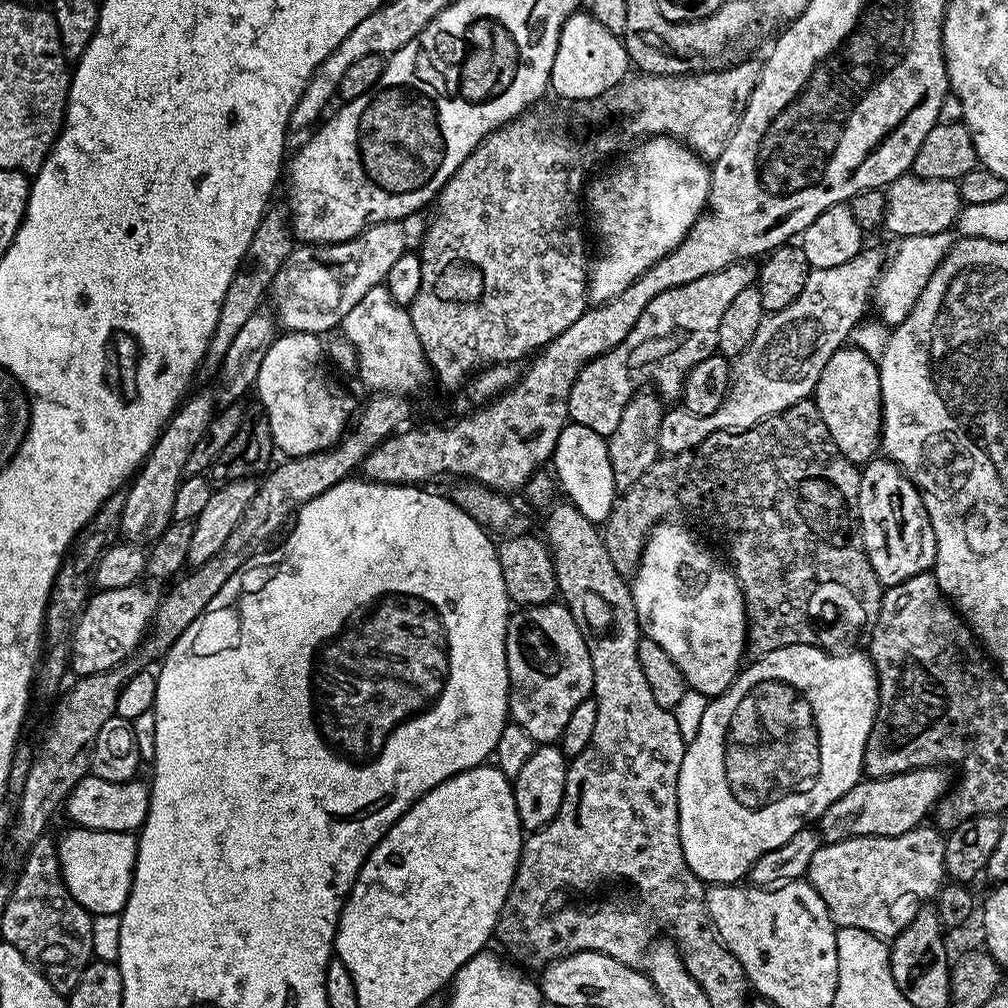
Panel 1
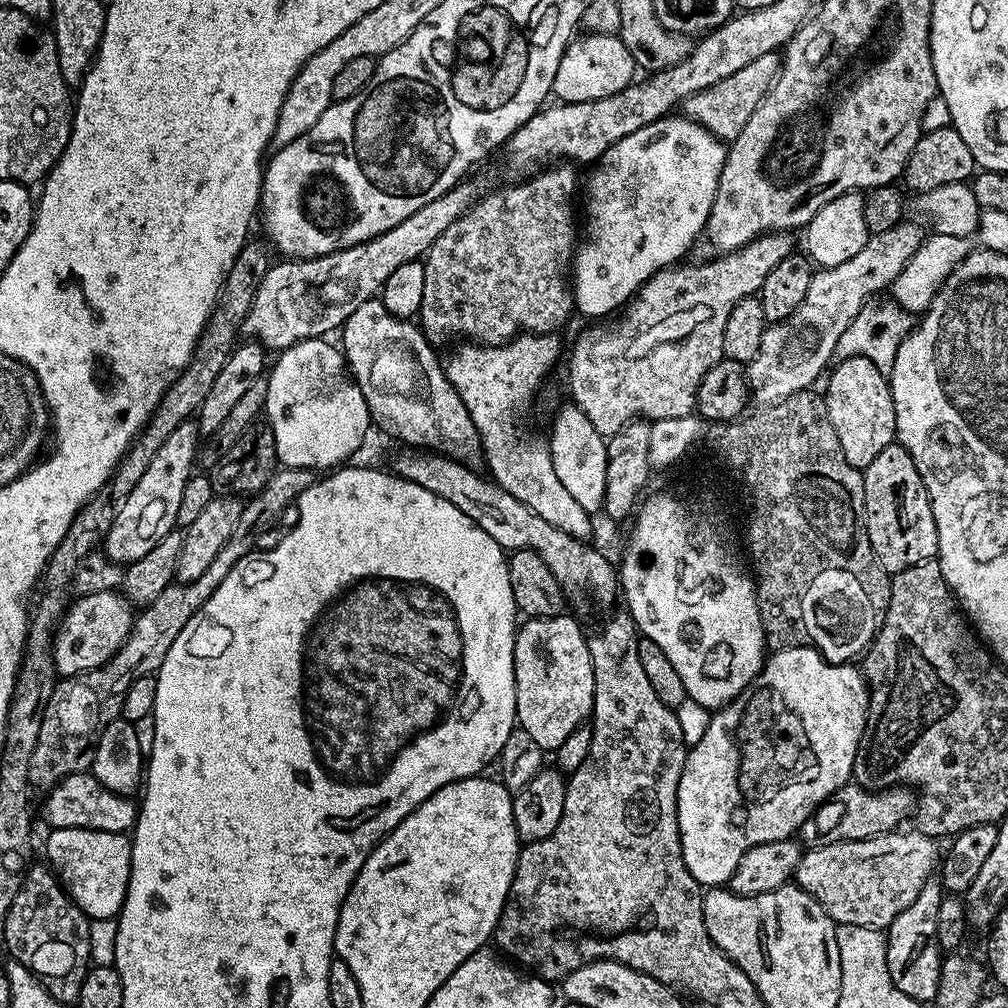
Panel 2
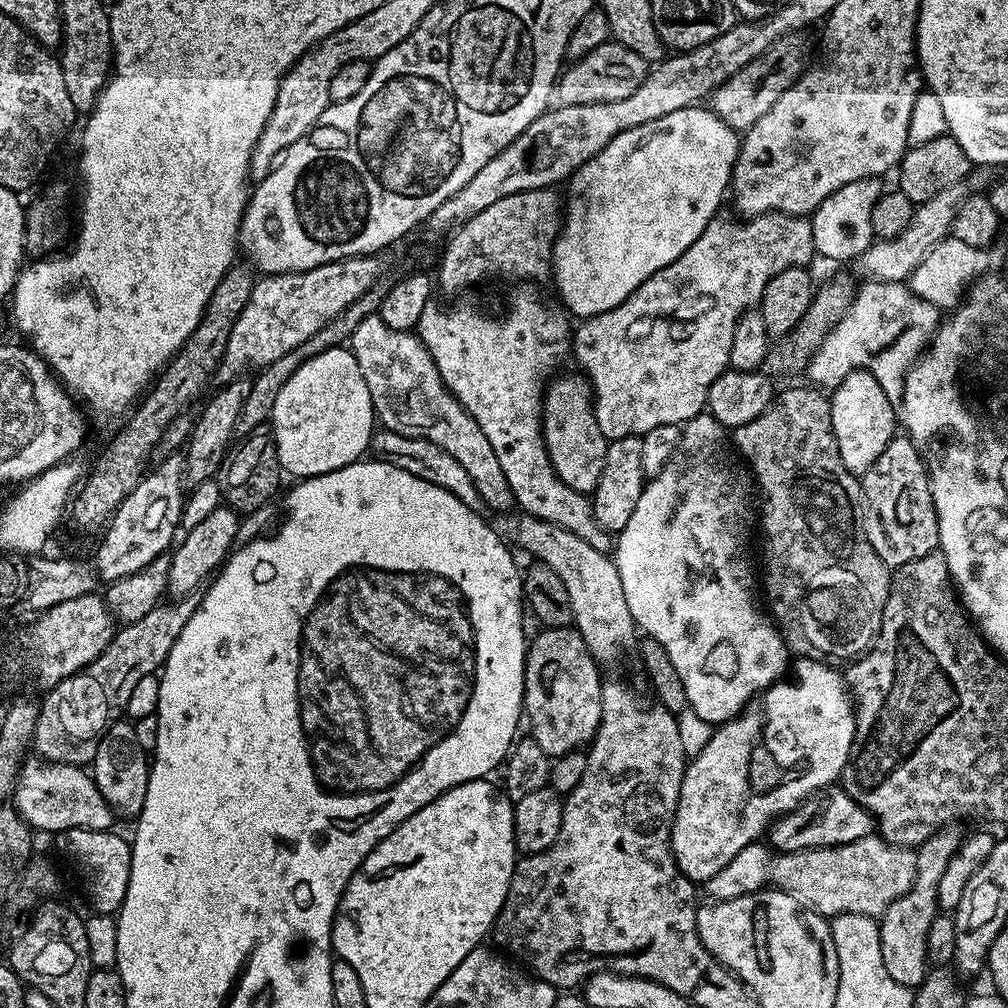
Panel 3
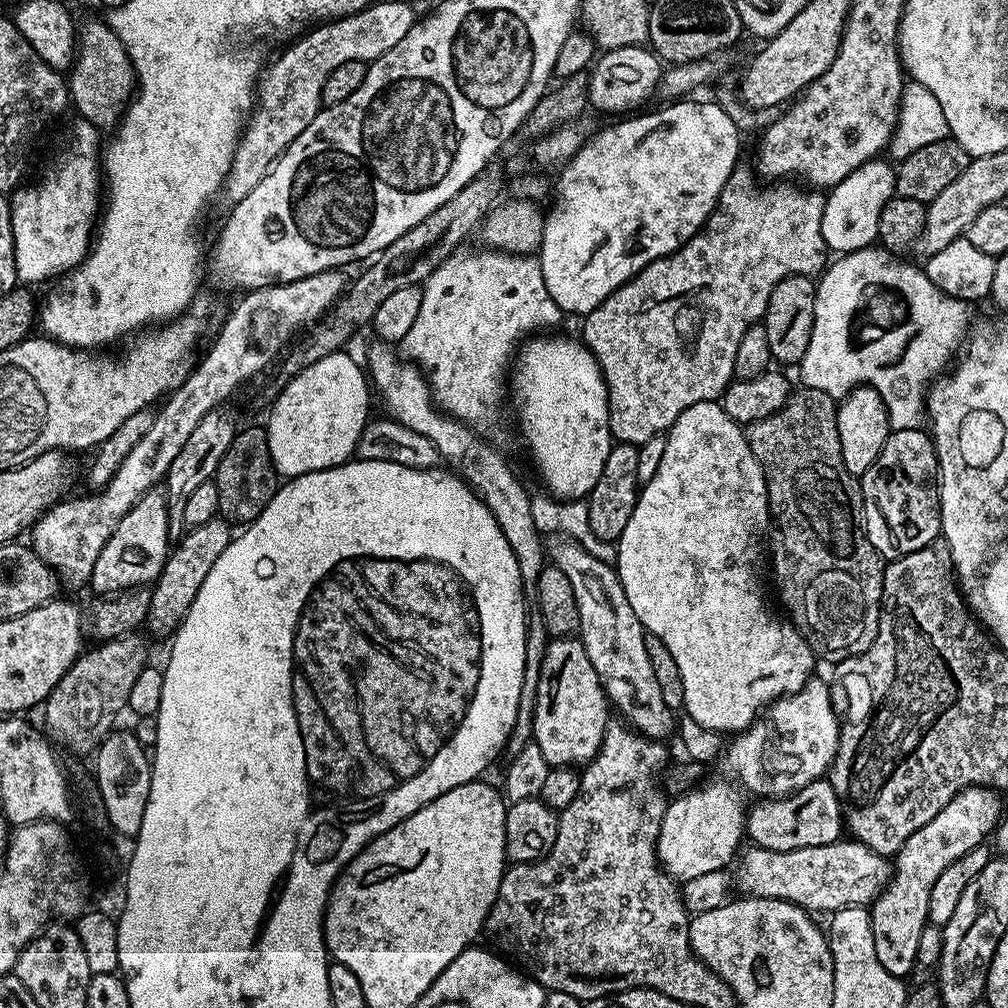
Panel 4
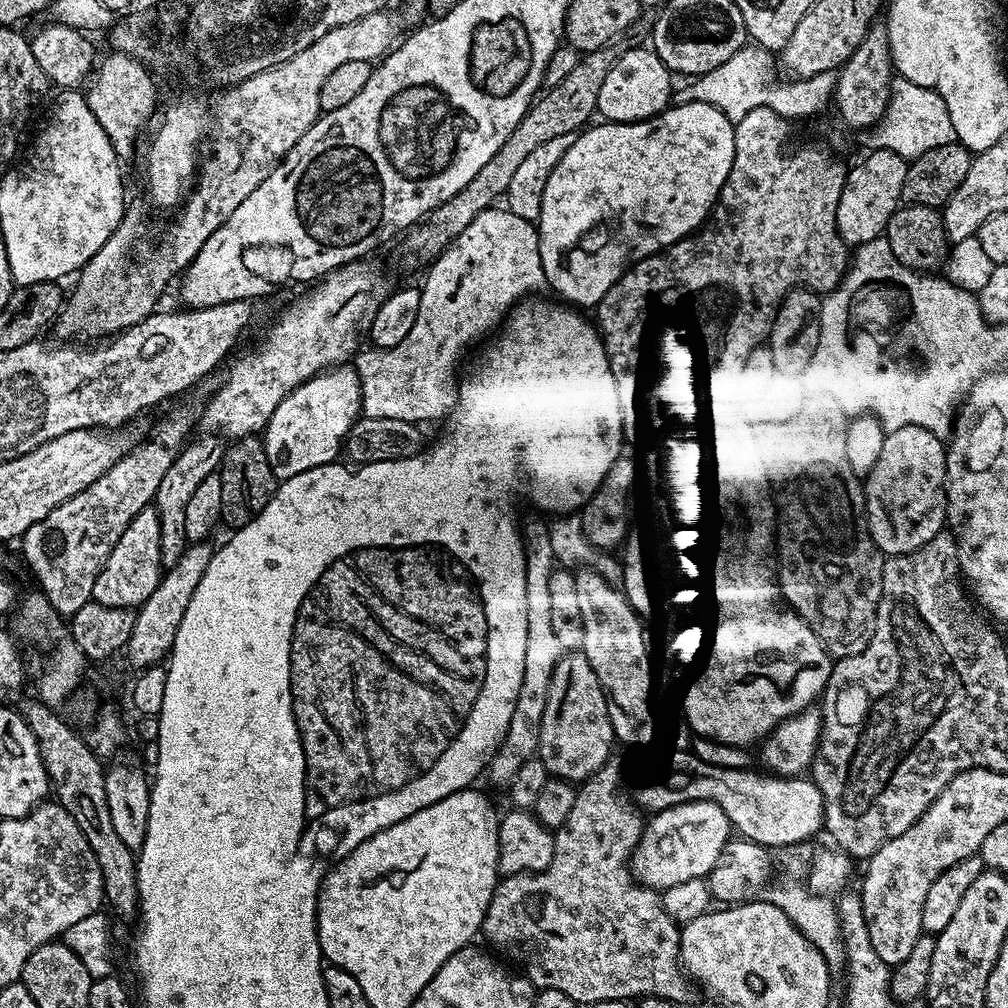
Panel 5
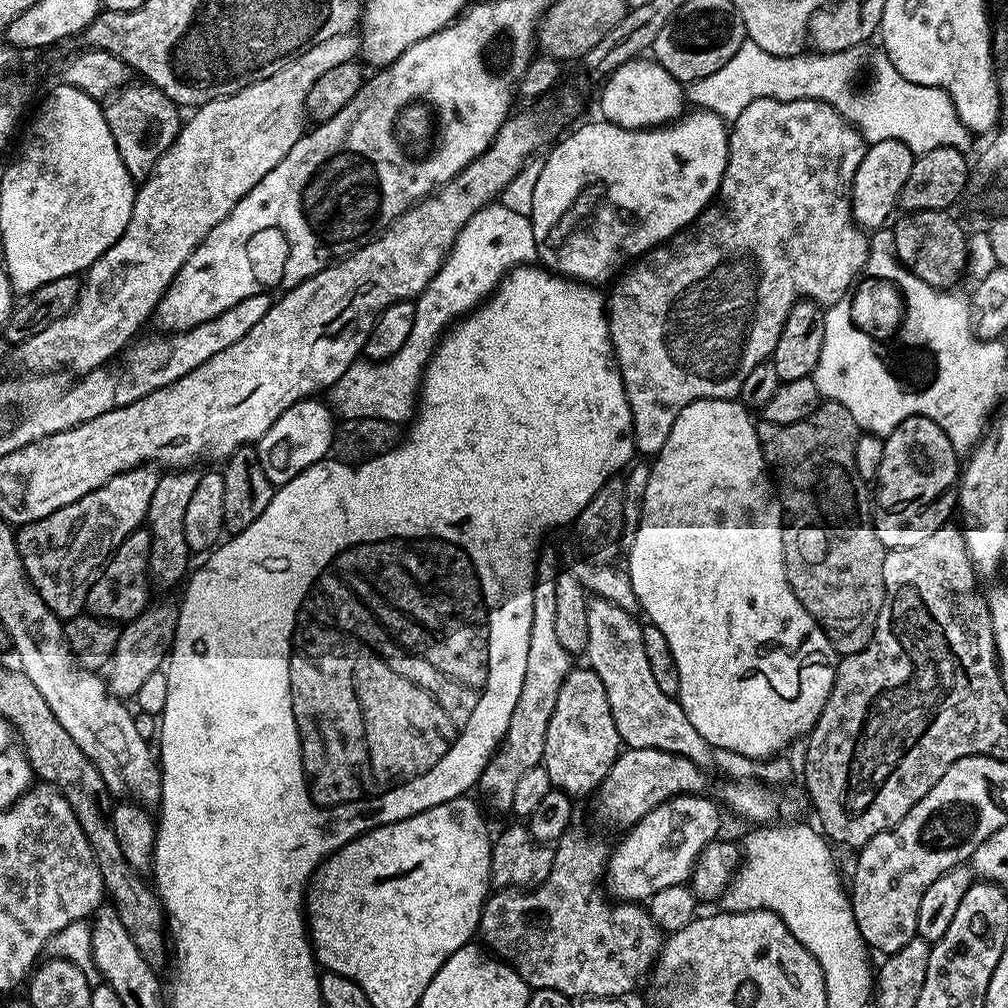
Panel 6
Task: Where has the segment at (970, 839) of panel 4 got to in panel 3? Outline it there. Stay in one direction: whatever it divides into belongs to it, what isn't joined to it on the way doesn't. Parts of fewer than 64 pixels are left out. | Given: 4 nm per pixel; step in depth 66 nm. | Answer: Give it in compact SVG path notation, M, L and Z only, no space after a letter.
M952 827L941 828L925 844L915 849L916 871L912 877L912 885L878 920L882 942L882 966L886 966L886 971L890 978L894 978L894 982L909 990L919 988L930 971L926 936L930 934L930 922L934 922L938 914L938 881L941 880L942 874L946 874L946 866L958 850L962 839L962 832Z

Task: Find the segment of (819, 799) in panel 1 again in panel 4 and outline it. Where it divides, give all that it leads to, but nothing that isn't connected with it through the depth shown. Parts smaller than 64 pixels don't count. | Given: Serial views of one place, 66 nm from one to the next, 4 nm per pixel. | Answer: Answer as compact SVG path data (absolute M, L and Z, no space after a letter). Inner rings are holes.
M813 678L793 696L782 696L768 705L762 715L749 728L731 737L732 745L727 745L722 765L728 772L737 772L740 780L748 784L748 788L756 798L775 798L791 796L802 790L810 782L821 779L831 769L832 760L838 750L840 741L840 717L836 707L832 705L832 694L827 683ZM712 780L669 803L658 834L656 857L660 860L660 867L673 880L683 882L698 878L698 874L710 874L710 870L727 869L737 855L740 839L743 841L745 836L746 803L740 797L739 786L728 780Z

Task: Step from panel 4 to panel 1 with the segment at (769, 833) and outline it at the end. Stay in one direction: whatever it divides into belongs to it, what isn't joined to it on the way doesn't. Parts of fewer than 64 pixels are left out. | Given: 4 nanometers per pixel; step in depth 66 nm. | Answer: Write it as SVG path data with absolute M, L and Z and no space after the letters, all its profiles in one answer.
M943 767L915 768L893 776L861 779L834 806L824 811L818 820L818 831L827 843L859 836L897 836L925 823L928 811L935 809L947 797L950 780Z

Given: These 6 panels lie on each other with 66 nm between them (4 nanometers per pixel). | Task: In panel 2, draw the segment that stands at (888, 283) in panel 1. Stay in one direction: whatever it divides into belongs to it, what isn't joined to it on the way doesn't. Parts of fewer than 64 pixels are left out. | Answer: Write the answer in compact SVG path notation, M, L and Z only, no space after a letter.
M932 234L924 239L922 246L918 246L918 250L906 262L902 272L890 285L893 298L905 309L899 308L892 300L877 299L875 302L865 304L854 318L854 322L846 326L842 338L838 338L835 355L840 358L845 356L870 358L870 362L874 362L874 366L878 366L881 370L891 369L898 346L914 327L914 316L912 320L908 312L920 314L927 309L936 291L944 285L946 277L967 258L970 251L968 243L967 239L958 236Z

